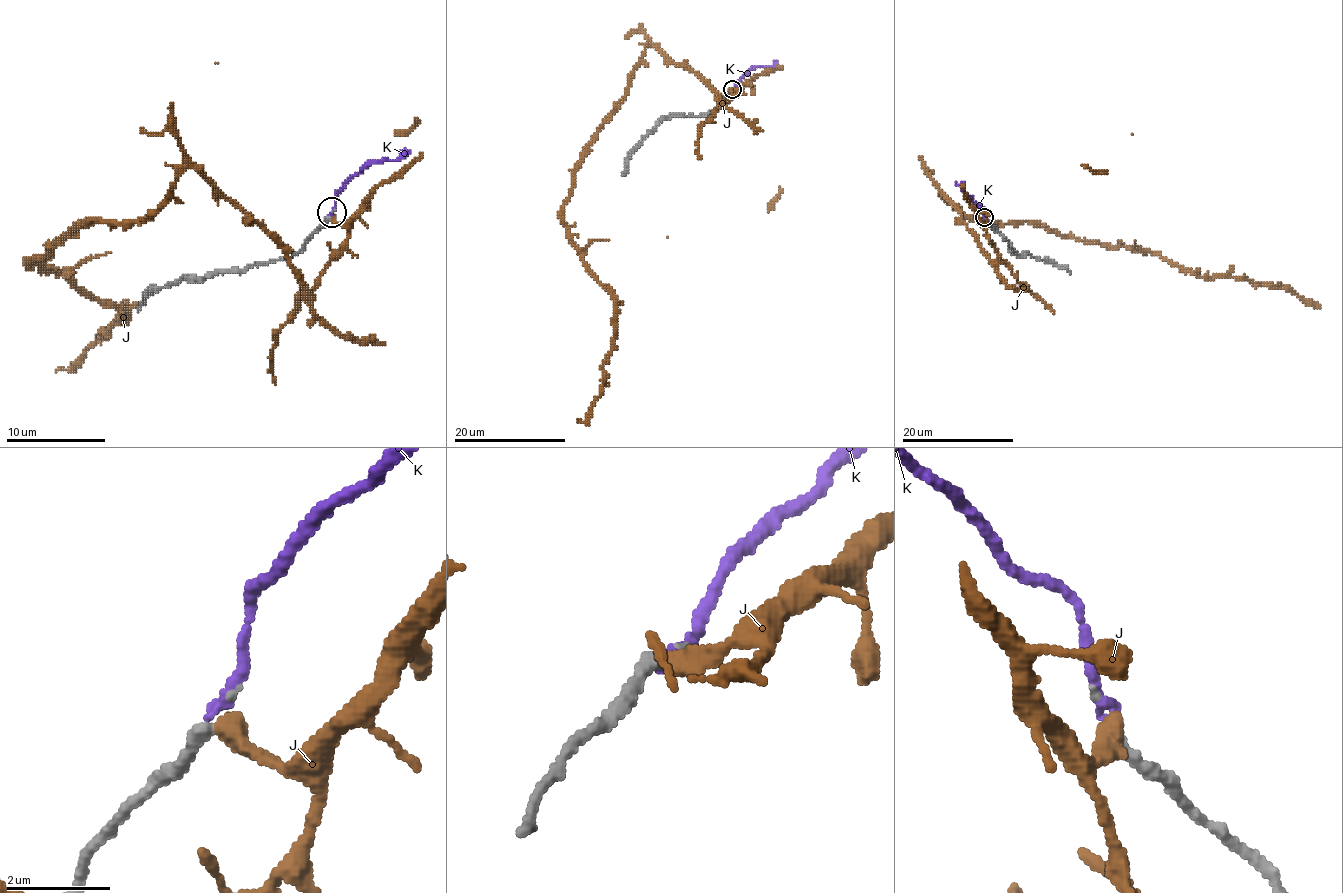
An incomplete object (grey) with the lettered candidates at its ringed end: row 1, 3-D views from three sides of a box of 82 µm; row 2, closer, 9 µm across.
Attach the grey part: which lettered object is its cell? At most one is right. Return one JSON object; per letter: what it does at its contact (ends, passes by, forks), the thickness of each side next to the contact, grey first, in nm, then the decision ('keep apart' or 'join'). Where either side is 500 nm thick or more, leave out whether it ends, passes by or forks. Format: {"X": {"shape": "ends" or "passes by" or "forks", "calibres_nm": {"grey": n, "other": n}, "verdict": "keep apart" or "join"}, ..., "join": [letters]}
{"J": {"shape": "ends", "calibres_nm": {"grey": 280, "other": 400}, "verdict": "keep apart"}, "K": {"shape": "ends", "calibres_nm": {"grey": 110, "other": 280}, "verdict": "join"}, "join": ["K"]}

